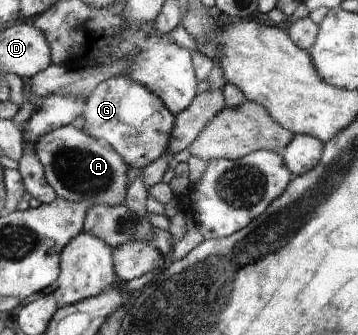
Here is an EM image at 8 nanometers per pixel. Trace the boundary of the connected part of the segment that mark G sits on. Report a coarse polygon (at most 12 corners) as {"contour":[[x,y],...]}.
{"contour":[[130,76],[85,99],[84,129],[130,167],[168,150],[175,115]]}

